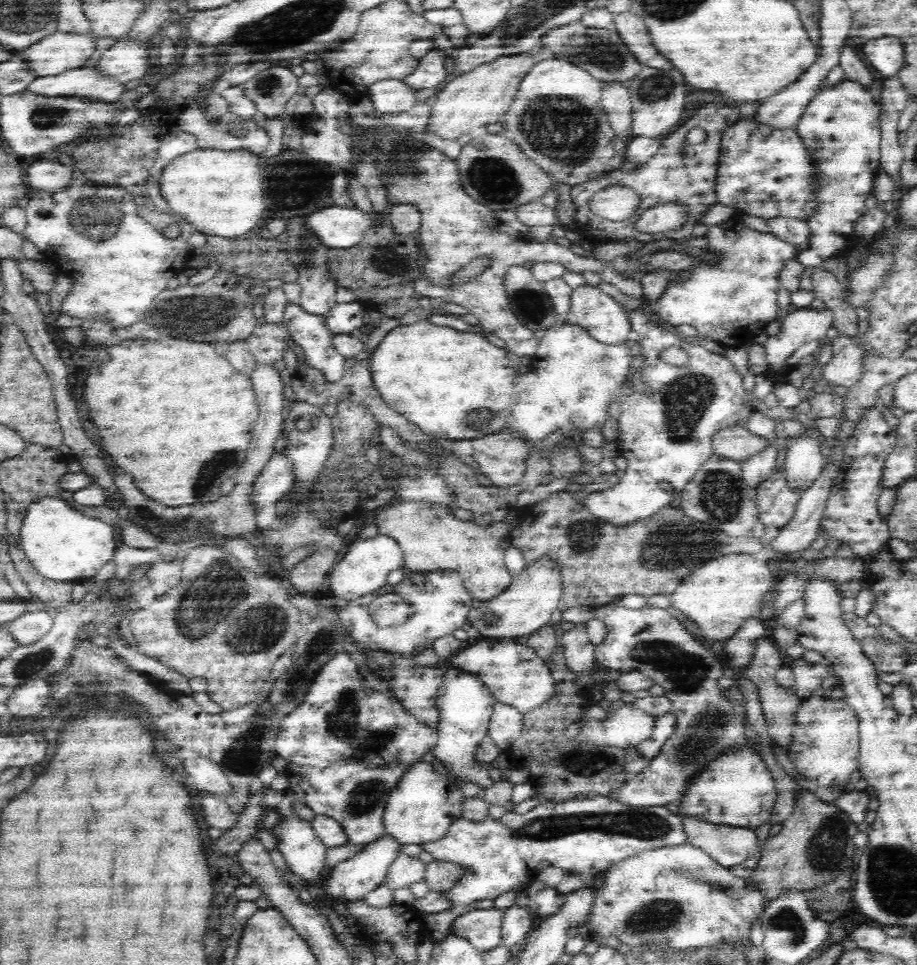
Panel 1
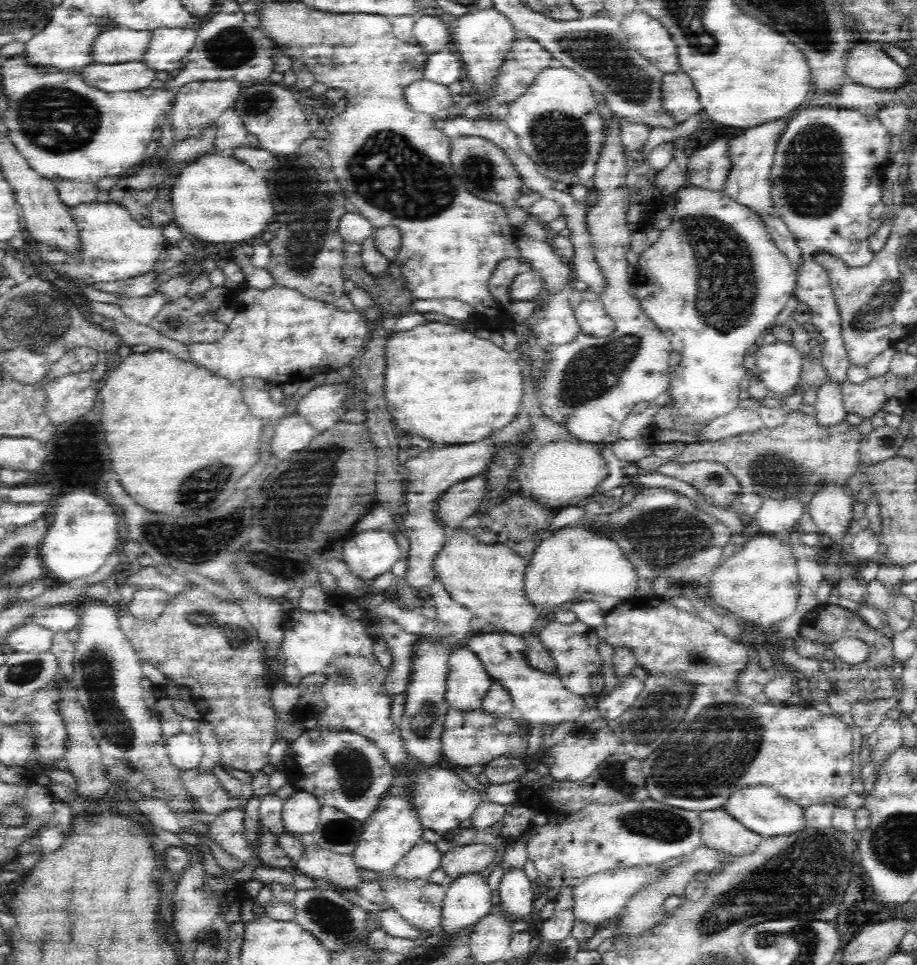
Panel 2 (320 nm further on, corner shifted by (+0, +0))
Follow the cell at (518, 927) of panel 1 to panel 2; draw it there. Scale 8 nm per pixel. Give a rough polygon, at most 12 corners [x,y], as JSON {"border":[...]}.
{"border":[[510,866],[499,883],[501,907],[523,922],[532,912],[535,886]]}

